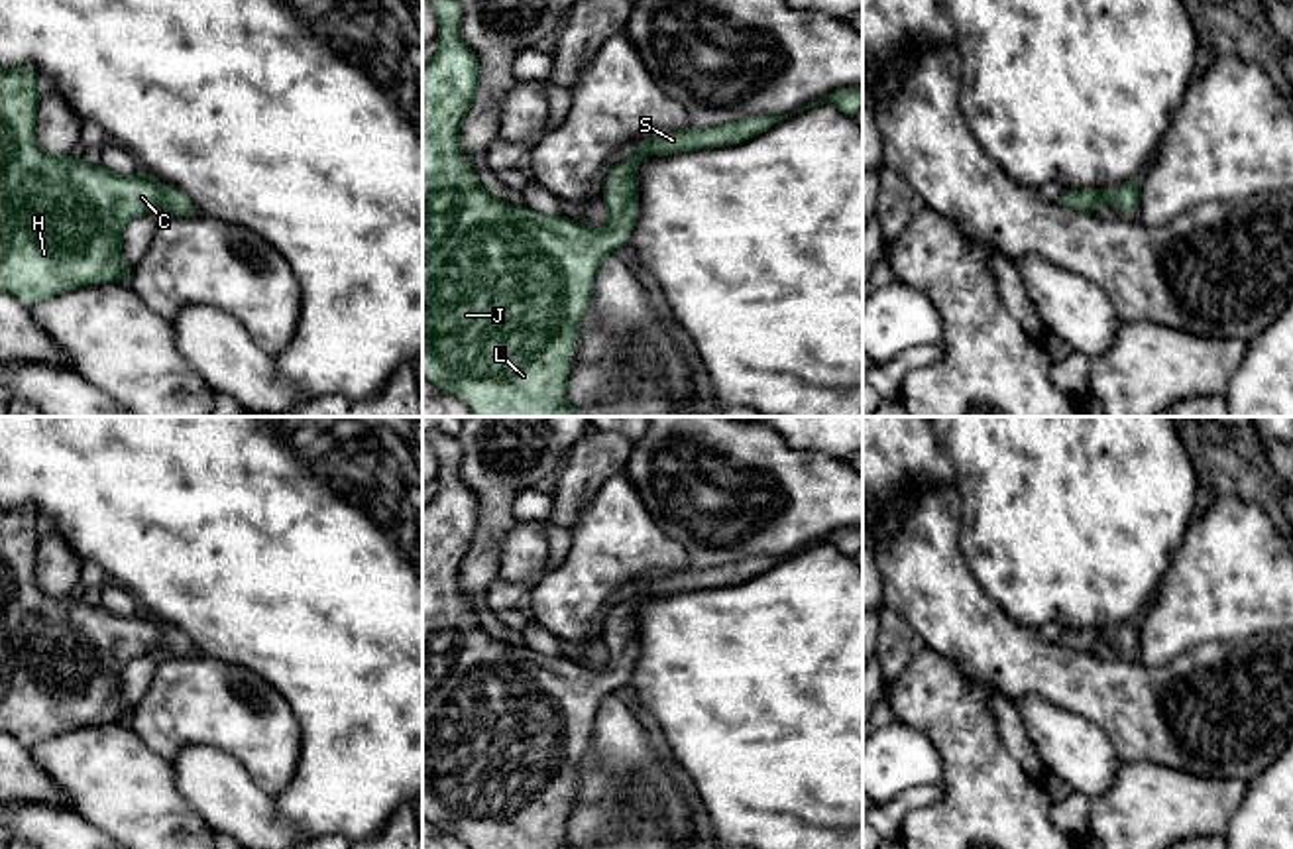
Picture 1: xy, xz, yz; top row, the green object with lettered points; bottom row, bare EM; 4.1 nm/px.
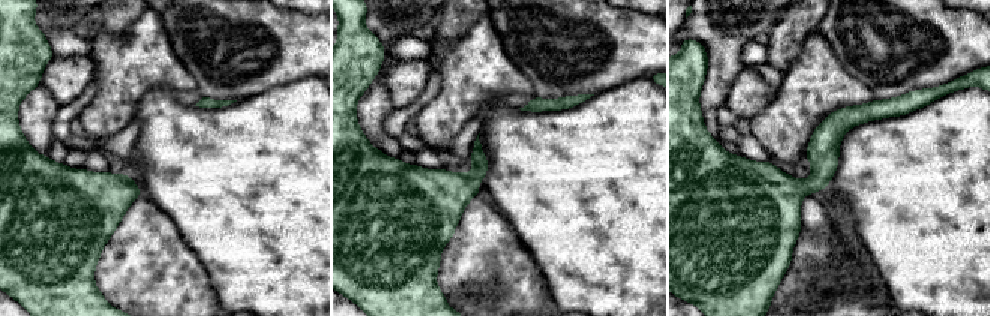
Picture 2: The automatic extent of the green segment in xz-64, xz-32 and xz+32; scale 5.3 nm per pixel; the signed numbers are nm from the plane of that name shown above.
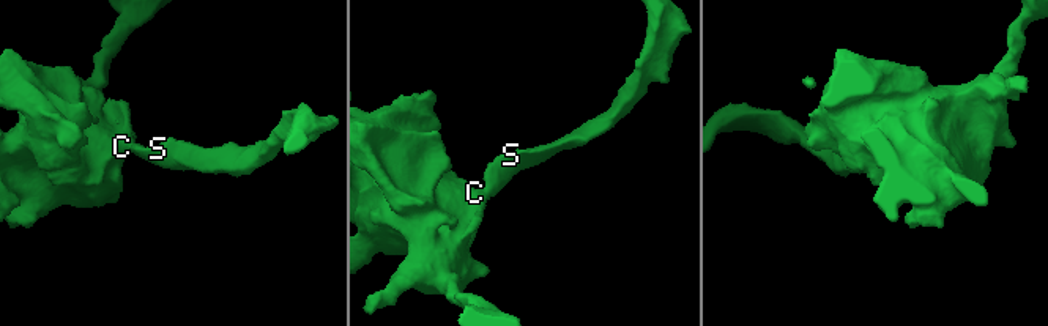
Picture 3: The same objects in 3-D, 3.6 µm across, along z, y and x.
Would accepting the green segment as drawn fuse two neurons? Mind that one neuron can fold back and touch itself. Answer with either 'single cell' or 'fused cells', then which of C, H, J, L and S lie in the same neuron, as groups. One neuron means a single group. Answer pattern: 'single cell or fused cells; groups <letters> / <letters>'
single cell; groups C H J L S

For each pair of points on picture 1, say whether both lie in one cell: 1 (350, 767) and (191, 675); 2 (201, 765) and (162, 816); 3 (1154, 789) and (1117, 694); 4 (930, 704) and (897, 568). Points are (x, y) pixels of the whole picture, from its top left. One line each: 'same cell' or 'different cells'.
1: different cells
2: different cells
3: different cells
4: different cells

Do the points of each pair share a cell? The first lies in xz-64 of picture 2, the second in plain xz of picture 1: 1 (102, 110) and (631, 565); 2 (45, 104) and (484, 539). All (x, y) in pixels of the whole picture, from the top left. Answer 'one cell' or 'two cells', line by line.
1: one cell
2: one cell

